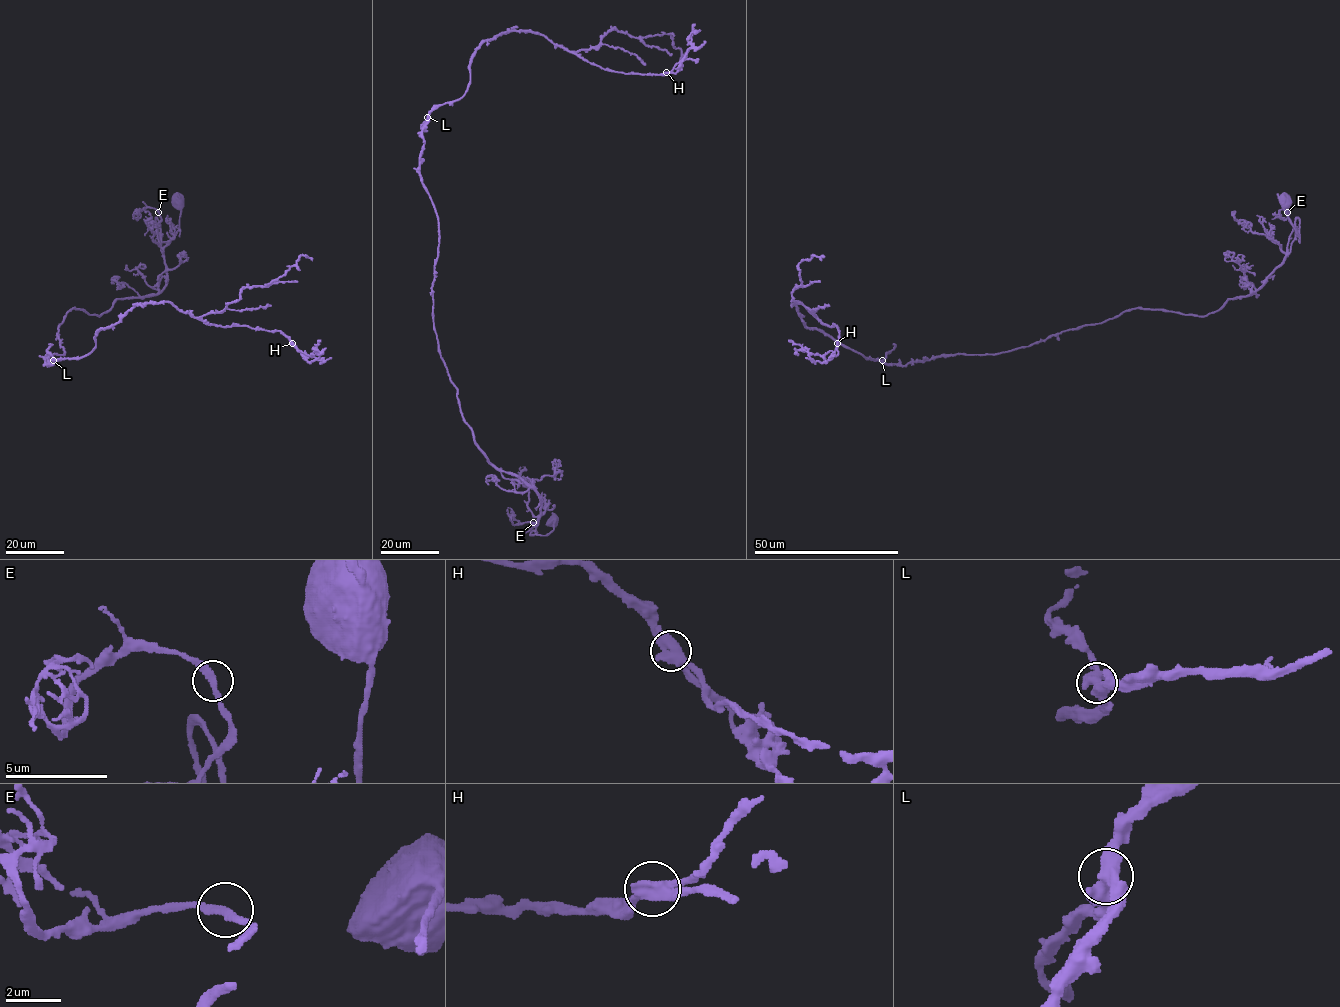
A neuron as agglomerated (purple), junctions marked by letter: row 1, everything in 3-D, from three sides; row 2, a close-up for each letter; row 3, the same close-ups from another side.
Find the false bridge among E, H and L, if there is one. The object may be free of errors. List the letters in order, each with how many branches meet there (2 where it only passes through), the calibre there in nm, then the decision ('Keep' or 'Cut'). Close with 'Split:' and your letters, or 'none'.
E: Branches: 2. Thickness 280 nm. Keep
H: Branches: 2. Thickness 550 nm. Cut
L: Branches: 3. Thickness 440 nm. Keep
Split: H

